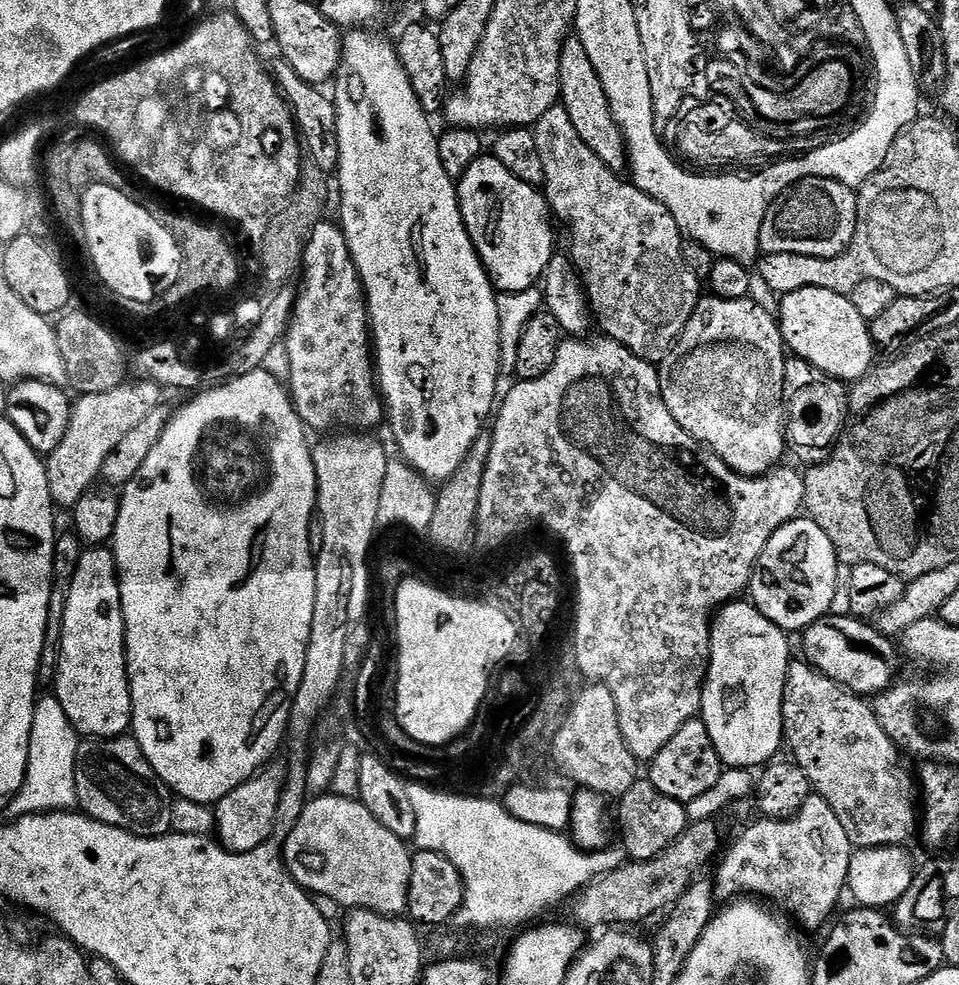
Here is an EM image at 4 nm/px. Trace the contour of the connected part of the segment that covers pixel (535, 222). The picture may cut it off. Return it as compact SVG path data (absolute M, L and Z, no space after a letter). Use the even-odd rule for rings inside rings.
M482 154L475 165L456 184L460 216L476 247L484 271L501 293L524 292L537 287L554 255L548 201L537 189L514 178L502 162L491 154Z

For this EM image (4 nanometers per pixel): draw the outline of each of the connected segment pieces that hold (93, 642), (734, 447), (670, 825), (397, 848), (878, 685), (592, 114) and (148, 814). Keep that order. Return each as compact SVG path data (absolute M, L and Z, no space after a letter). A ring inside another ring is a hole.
M96 546L85 551L78 562L78 570L68 591L60 662L56 666L54 687L54 695L62 710L66 710L66 718L70 718L81 737L97 736L100 740L112 740L129 731L132 722L132 689L128 682L128 651L124 649L120 577L116 571L116 557L107 547Z
M705 295L696 301L694 314L690 314L690 322L682 330L676 344L668 352L666 359L659 361L660 389L662 398L666 402L666 410L672 415L671 423L676 424L688 436L693 436L700 444L705 444L712 452L720 455L720 460L735 475L759 478L775 469L781 463L786 449L786 417L784 414L784 361L786 359L786 345L784 337L780 335L777 321L760 304L755 304L752 298L742 300L723 300L720 296Z
M638 778L624 796L619 797L620 840L627 859L632 862L653 860L668 851L690 827L689 809L672 798L666 798L662 790L654 787L647 778Z
M320 794L309 799L304 805L303 812L295 817L292 824L292 833L282 840L282 859L289 876L309 894L325 896L334 902L338 902L345 909L355 910L369 908L372 912L382 912L385 916L399 917L408 906L408 887L410 886L410 870L412 869L413 853L408 852L409 845L398 839L359 799L347 800L344 796L332 796L333 794ZM304 820L322 820L322 828L314 830L314 826L304 826ZM322 830L326 834L330 830L344 830L342 848L338 852L334 836L318 836Z
M847 615L835 616L819 620L804 629L802 639L804 652L808 655L805 656L807 663L847 691L864 698L891 688L894 677L888 659L892 656L893 641L883 634L875 634L867 640L868 628L863 619L849 618ZM868 644L872 648L868 648Z
M576 38L565 39L560 50L560 100L570 114L570 122L574 122L574 130L578 130L582 142L586 142L586 146L590 146L590 150L602 158L607 168L623 169L626 164L626 138L608 109L608 99L598 74Z
M126 758L104 760L101 764L81 763L76 770L76 799L85 816L126 830L135 836L166 836L173 831L172 805L159 792L158 777L147 761L144 764L120 764Z

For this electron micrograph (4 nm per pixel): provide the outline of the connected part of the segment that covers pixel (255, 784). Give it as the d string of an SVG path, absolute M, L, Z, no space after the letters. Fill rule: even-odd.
M269 763L214 806L214 832L219 843L229 852L252 852L273 839L272 831L280 816L280 796L288 780L287 767L283 763L276 763Z

